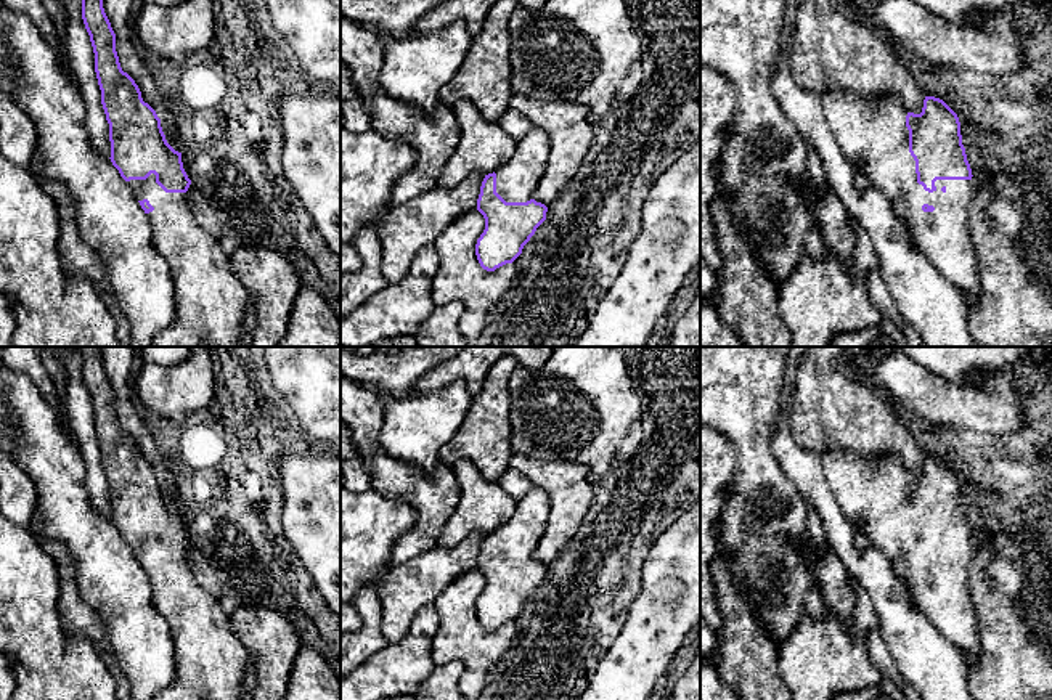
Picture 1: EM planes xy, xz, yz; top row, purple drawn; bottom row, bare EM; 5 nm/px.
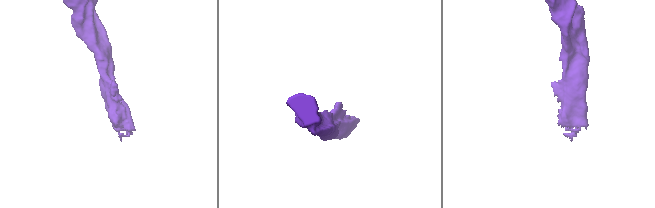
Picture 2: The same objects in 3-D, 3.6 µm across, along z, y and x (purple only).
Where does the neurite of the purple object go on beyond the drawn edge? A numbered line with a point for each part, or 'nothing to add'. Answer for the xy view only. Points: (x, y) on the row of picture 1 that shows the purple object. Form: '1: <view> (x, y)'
1: xy (211, 302)

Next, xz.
1: xz (516, 180)

